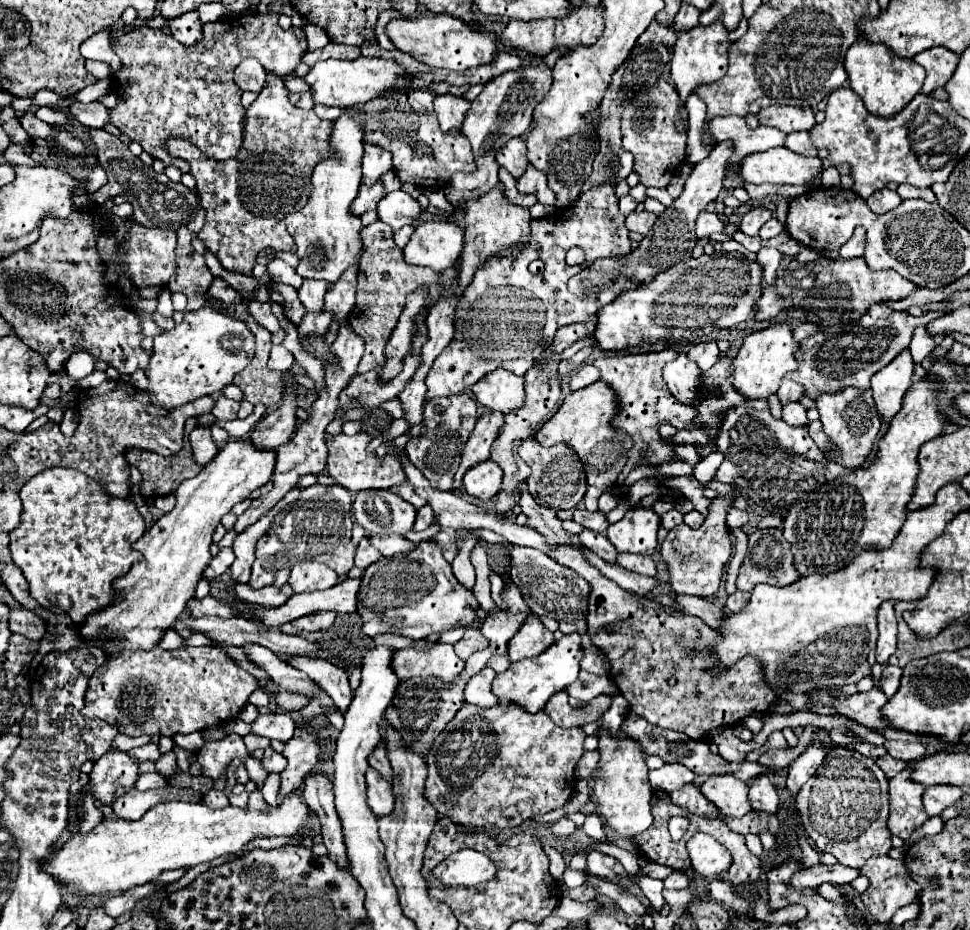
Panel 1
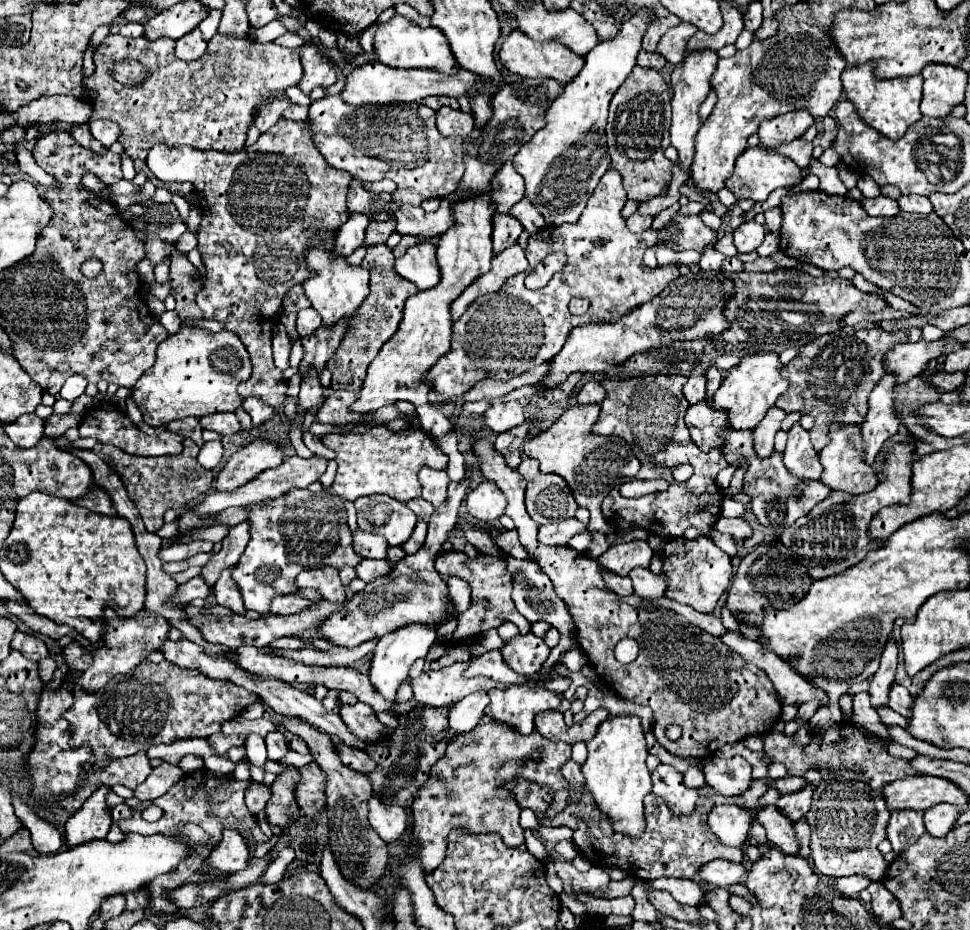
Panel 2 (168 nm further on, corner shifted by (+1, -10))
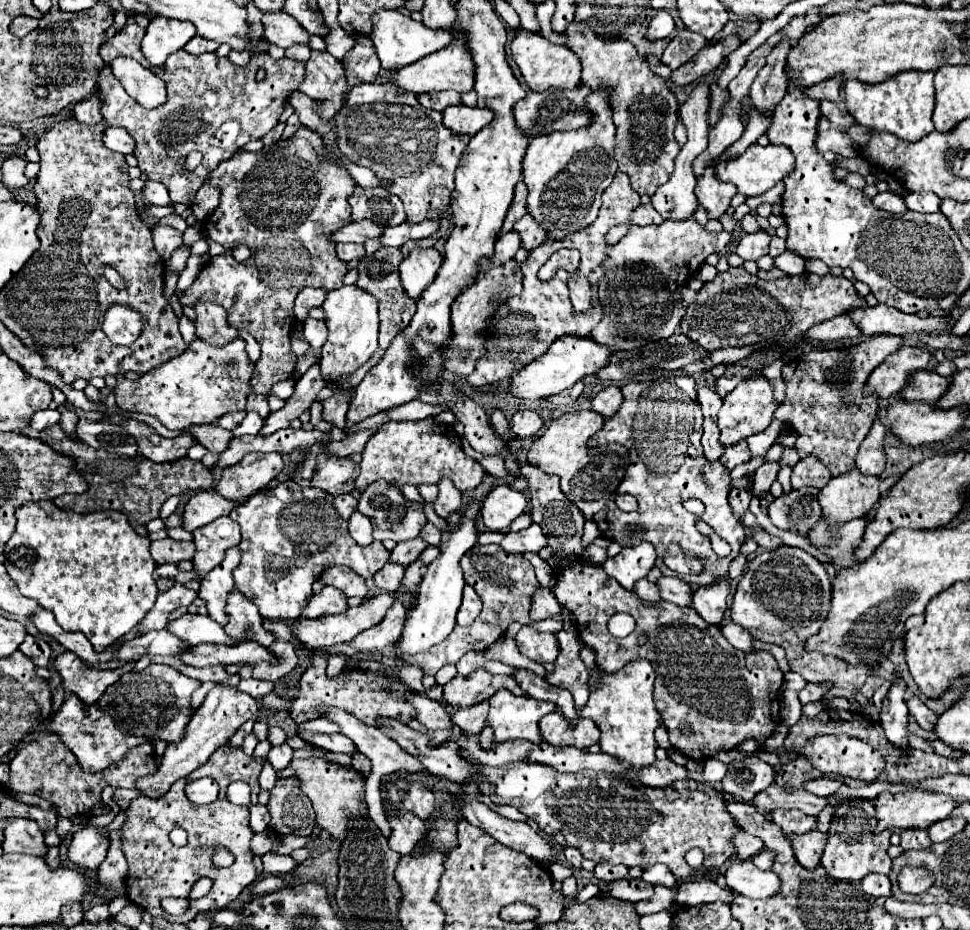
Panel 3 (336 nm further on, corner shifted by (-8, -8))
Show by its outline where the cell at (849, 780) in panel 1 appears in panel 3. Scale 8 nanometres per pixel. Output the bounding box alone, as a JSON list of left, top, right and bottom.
[822,803,890,881]

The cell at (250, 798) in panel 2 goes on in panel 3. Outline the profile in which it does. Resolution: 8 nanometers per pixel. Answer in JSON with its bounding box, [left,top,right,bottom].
[250,805,270,833]

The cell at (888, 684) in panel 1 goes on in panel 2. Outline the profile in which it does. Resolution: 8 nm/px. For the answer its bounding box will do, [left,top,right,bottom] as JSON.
[889,683,913,717]

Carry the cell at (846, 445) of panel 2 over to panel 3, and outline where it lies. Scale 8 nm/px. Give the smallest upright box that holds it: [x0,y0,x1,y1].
[818,469,880,525]

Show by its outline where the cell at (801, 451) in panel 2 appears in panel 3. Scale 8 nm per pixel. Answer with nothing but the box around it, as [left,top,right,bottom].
[792,457,830,489]

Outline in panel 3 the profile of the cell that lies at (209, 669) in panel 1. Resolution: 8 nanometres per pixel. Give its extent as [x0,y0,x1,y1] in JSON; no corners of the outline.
[48,665,200,773]

